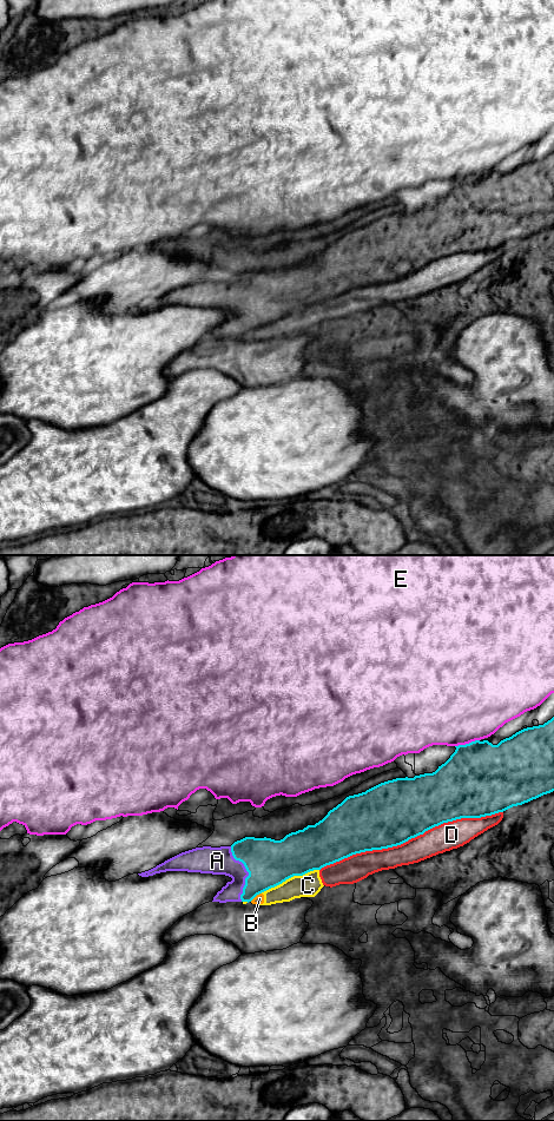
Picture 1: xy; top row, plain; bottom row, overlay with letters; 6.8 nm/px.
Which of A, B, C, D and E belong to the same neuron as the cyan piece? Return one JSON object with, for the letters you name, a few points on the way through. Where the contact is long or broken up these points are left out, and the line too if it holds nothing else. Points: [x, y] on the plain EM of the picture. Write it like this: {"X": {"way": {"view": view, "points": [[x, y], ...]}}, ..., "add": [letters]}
{"A": {"way": {"view": "xy", "points": [[269, 297], [256, 298], [248, 305], [237, 295], [217, 295]]}}, "add": ["A"]}

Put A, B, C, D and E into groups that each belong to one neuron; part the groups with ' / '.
A / B C D / E

